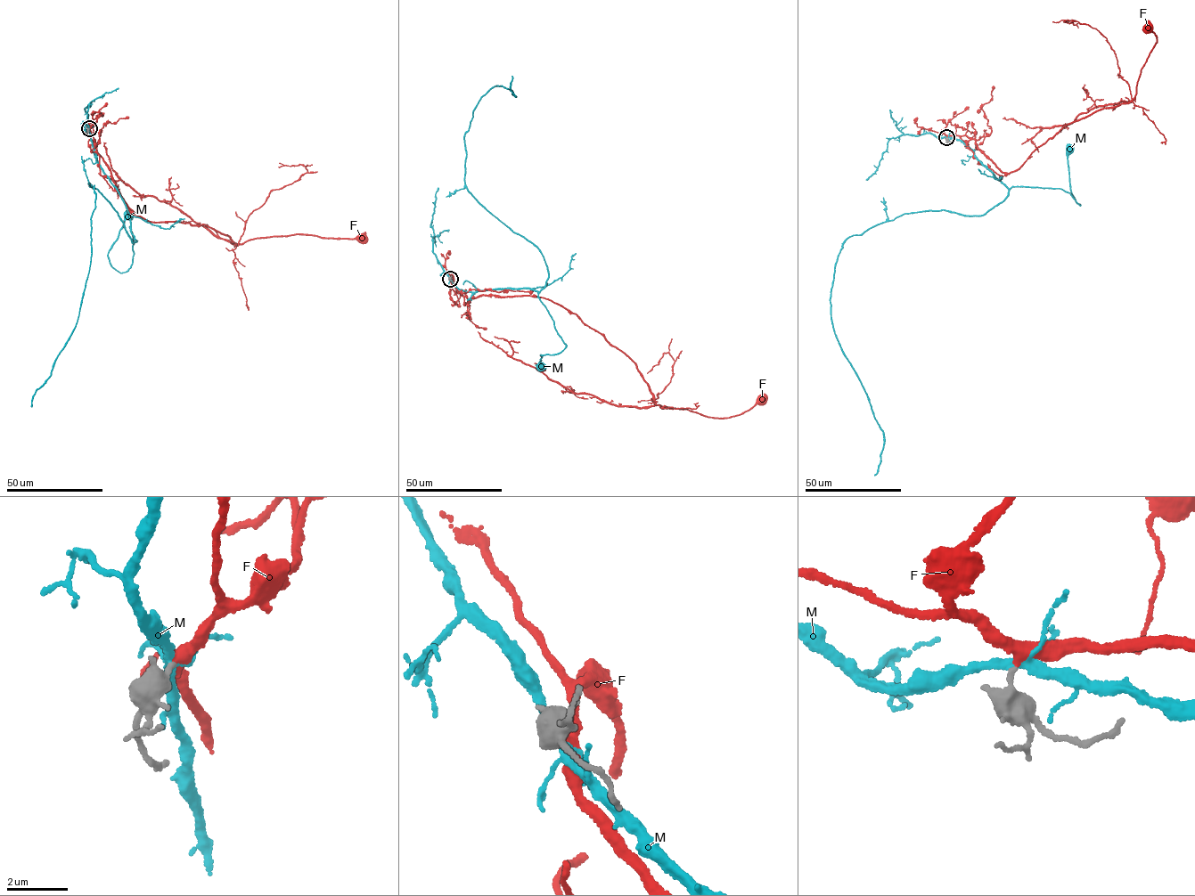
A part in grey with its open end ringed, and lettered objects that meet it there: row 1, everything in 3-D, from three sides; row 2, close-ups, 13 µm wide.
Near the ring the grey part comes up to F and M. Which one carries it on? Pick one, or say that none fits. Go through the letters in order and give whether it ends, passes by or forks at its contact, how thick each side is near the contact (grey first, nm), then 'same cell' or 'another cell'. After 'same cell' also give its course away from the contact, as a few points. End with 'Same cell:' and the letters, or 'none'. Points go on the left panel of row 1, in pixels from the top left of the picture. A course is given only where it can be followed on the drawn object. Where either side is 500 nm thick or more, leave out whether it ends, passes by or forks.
F: it passes by; calibres 280 and 340 nm; same cell; course (88, 128), (124, 199), (136, 215), (151, 222), (206, 224), (234, 245), (298, 234), (364, 239)
M: it forks; calibres 280 and 240 nm; another cell
Same cell: F

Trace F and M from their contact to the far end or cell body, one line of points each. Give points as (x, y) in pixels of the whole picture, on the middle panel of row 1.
F: (450, 279), (469, 299), (528, 296), (560, 305), (634, 362), (662, 406), (720, 419), (742, 414), (763, 398)
M: (450, 279), (454, 287), (472, 292), (509, 287), (538, 292), (566, 346), (561, 351), (540, 355), (542, 366)

